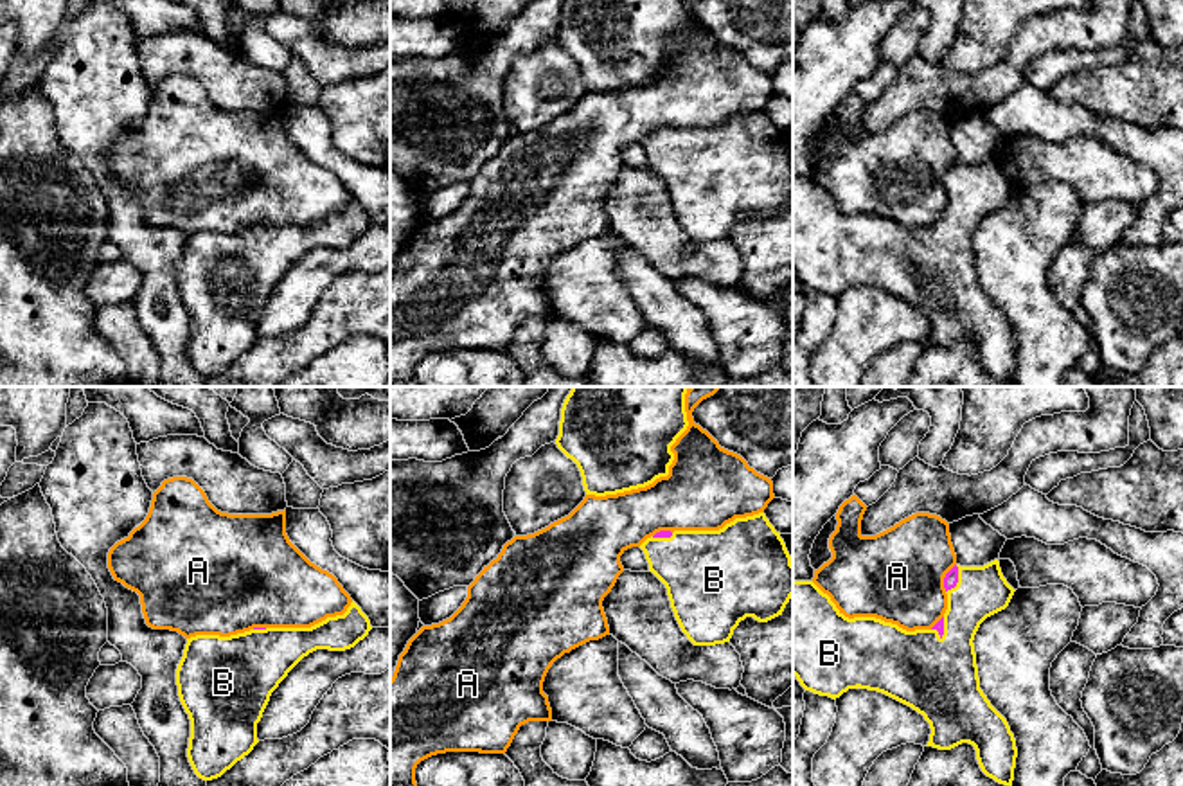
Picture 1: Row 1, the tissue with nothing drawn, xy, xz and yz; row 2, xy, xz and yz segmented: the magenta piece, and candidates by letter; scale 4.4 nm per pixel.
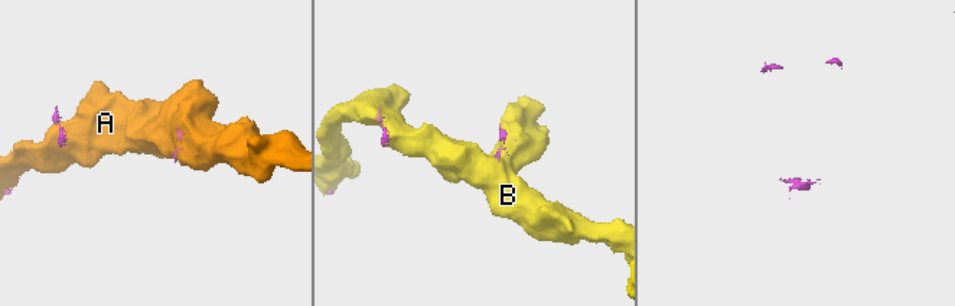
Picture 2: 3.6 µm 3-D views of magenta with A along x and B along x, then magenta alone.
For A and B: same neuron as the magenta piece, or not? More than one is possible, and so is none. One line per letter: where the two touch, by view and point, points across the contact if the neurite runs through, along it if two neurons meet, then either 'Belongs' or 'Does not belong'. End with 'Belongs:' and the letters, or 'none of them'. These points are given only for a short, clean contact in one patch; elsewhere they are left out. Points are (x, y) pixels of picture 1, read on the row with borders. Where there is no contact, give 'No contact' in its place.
A: Touches magenta at yz (944, 578). Does not belong
B: Touches magenta at yz (957, 580). Belongs
Belongs: B

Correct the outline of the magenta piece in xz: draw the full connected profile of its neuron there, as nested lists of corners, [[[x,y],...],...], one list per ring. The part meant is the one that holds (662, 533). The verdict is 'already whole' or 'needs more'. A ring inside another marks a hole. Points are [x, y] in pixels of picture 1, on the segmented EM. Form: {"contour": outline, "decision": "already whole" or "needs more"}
{"contour": [[[764,513],[735,518],[719,531],[660,531],[640,549],[667,588],[674,617],[694,646],[730,642],[746,617],[768,622],[782,615],[793,597],[793,563],[780,532]]], "decision": "needs more"}

